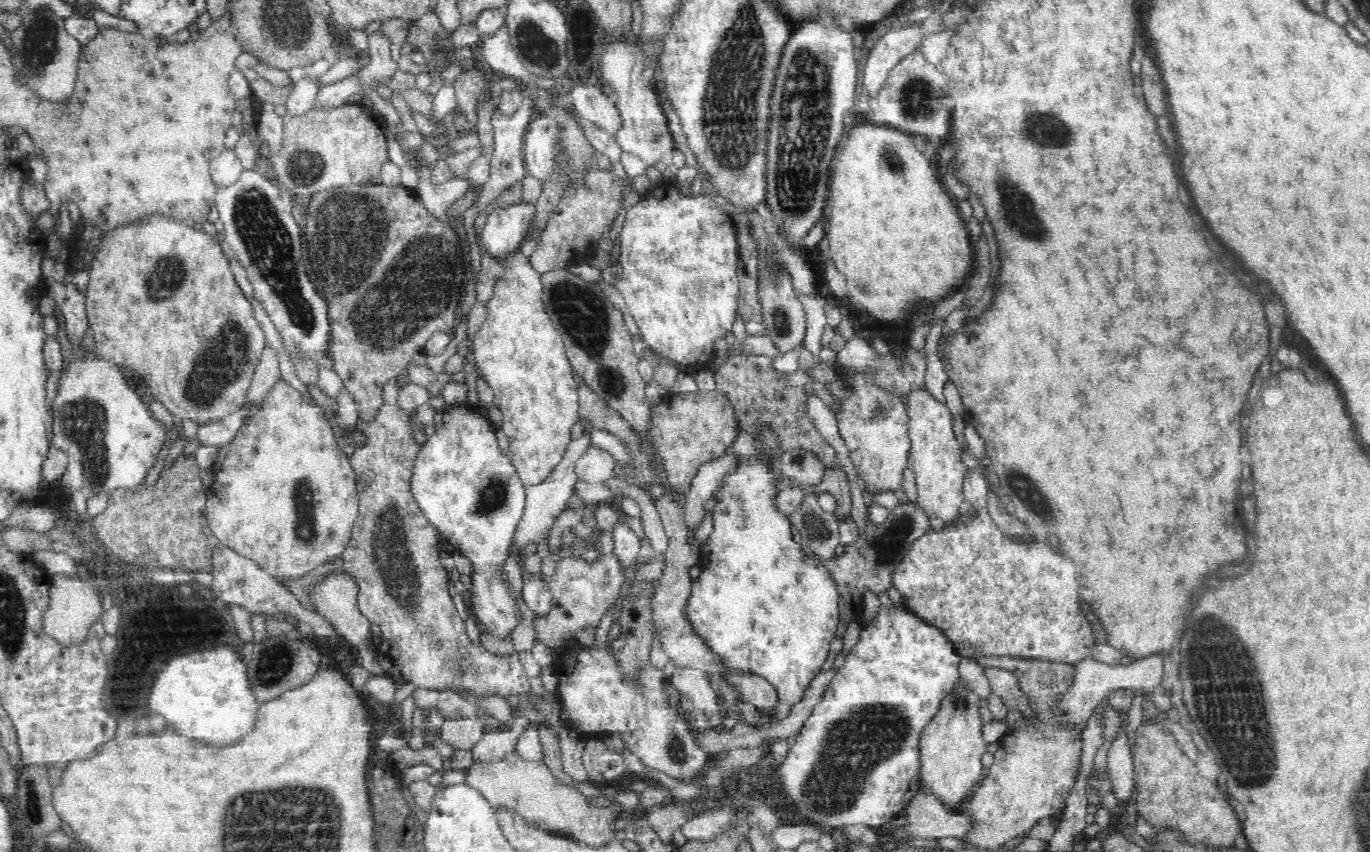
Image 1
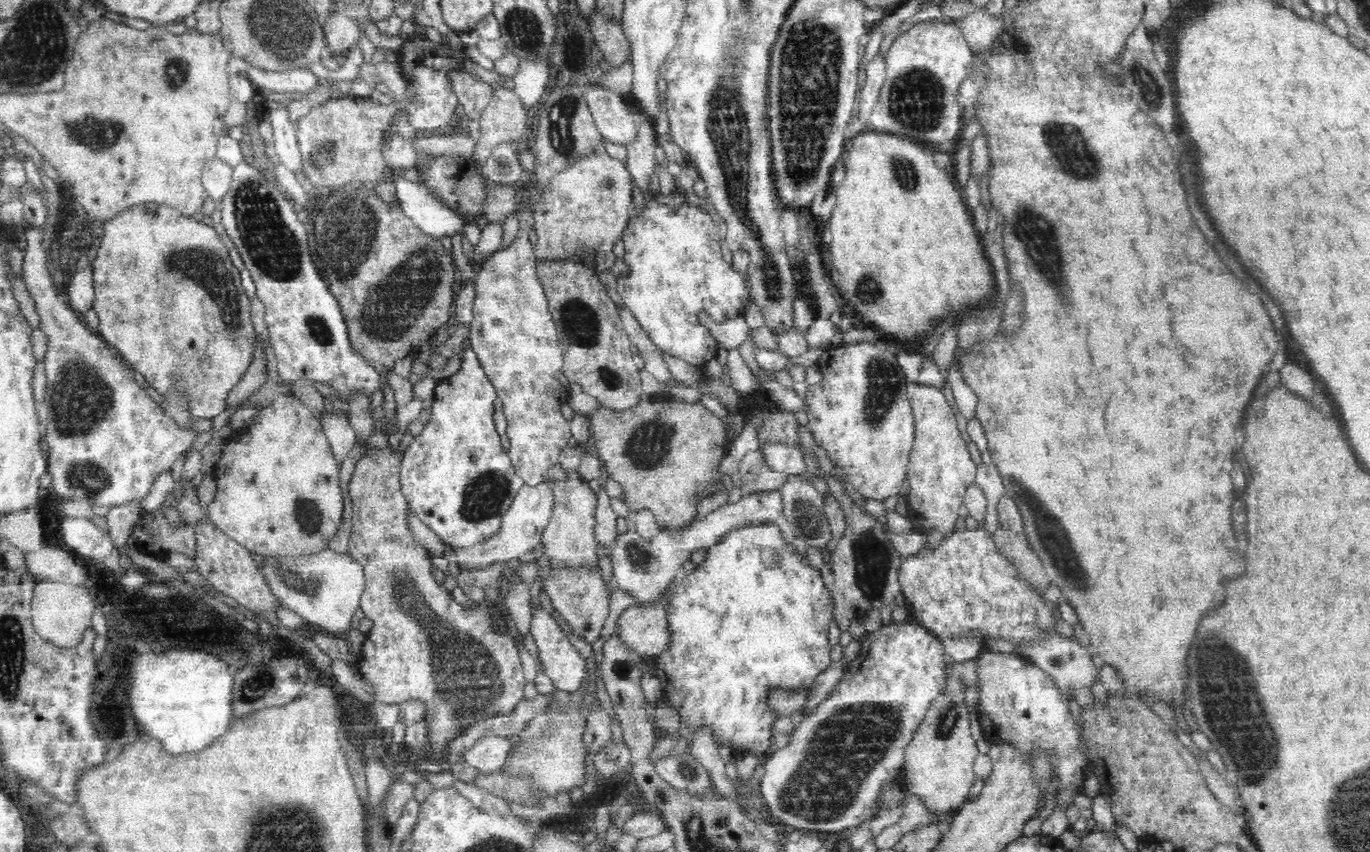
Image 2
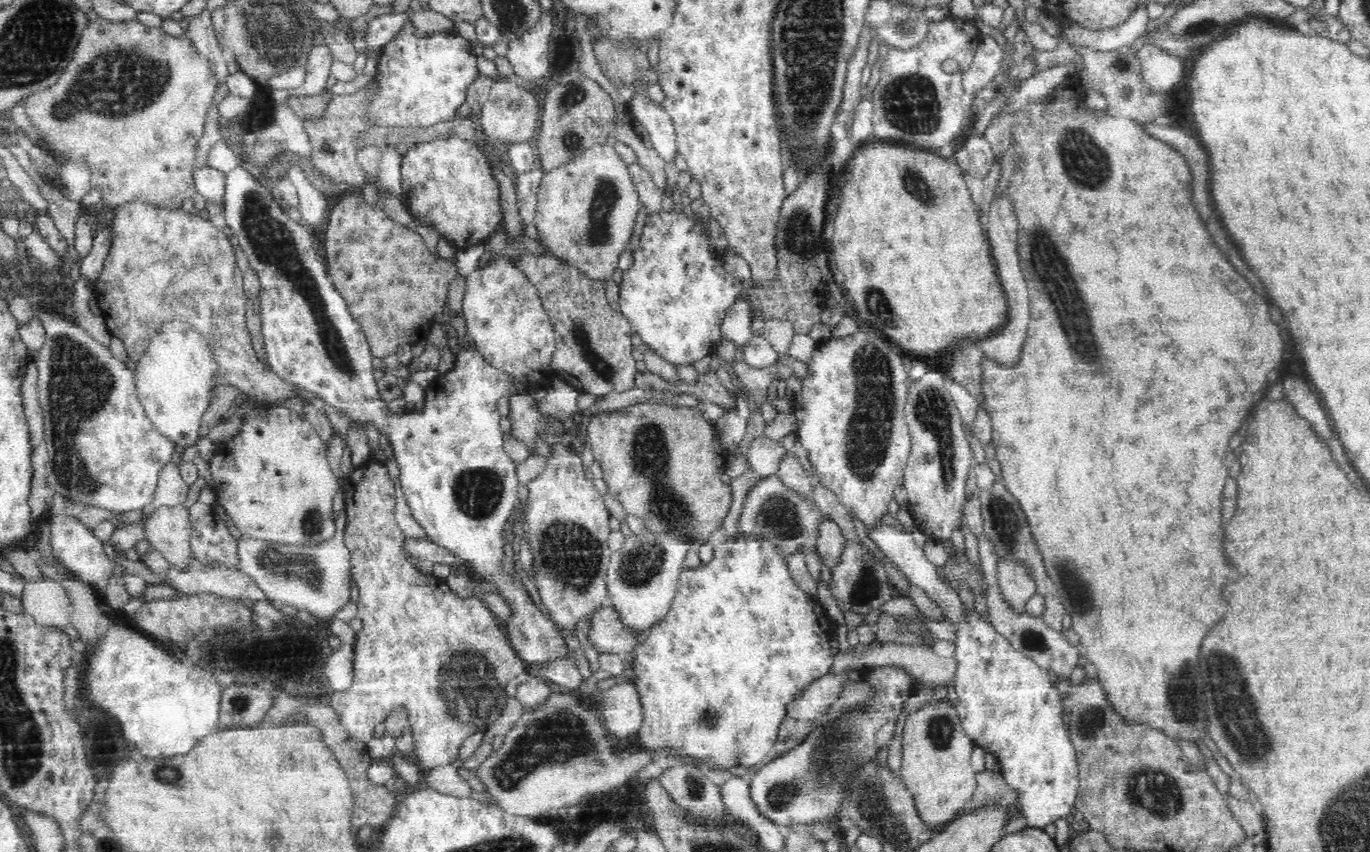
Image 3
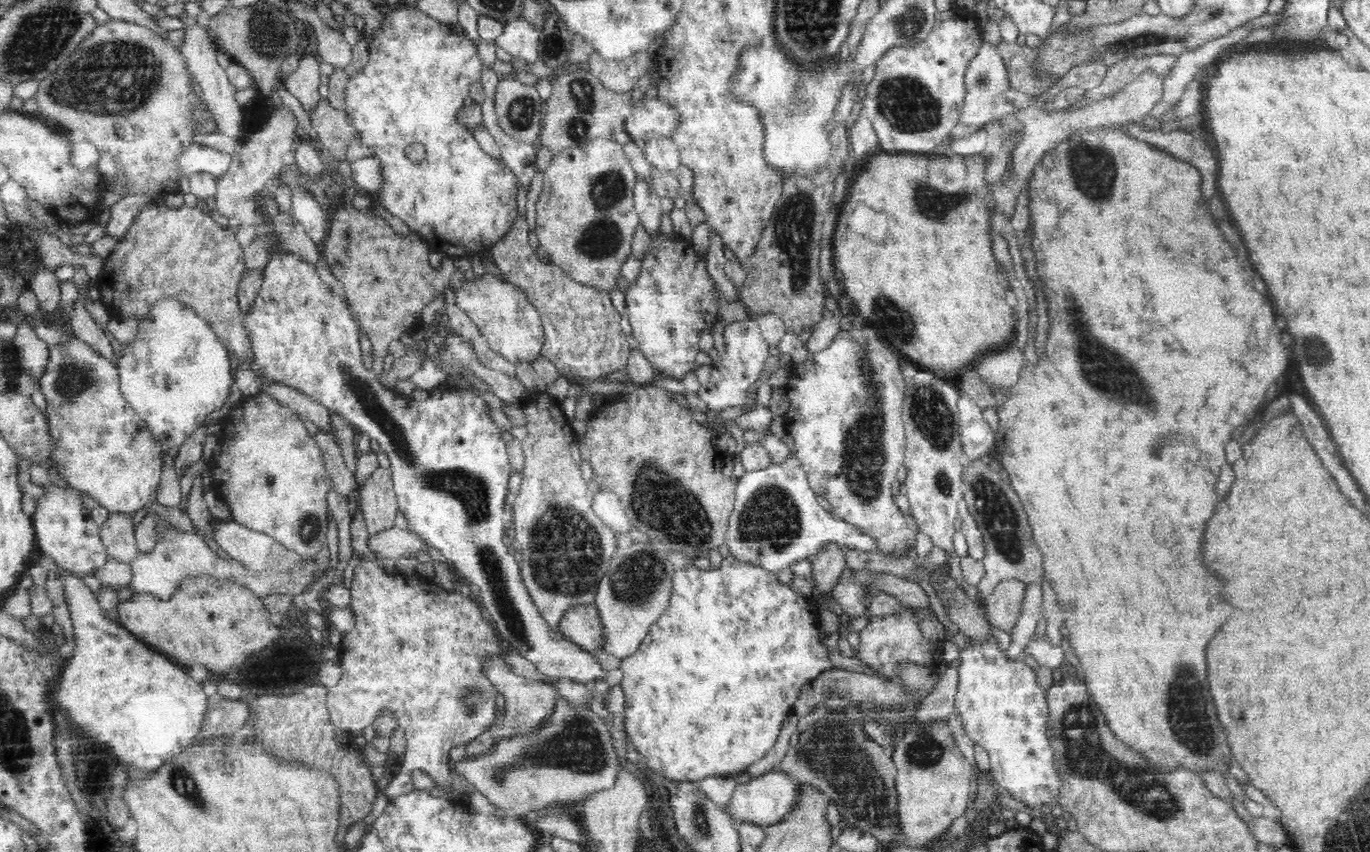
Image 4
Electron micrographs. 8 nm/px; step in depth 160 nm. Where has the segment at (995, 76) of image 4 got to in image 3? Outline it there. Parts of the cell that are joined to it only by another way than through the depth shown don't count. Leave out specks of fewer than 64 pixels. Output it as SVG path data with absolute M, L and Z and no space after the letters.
M985 32L973 56L971 67L962 73L963 87L972 102L993 81L1002 68L1004 53L990 32Z

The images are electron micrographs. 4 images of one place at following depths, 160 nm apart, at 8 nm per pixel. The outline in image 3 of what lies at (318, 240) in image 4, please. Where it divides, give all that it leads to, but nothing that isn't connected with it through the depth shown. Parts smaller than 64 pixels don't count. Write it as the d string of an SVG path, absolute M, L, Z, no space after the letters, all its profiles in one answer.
M289 163L287 166L287 176L298 192L300 222L311 232L315 232L324 224L326 218L326 198L308 181L307 168Z

